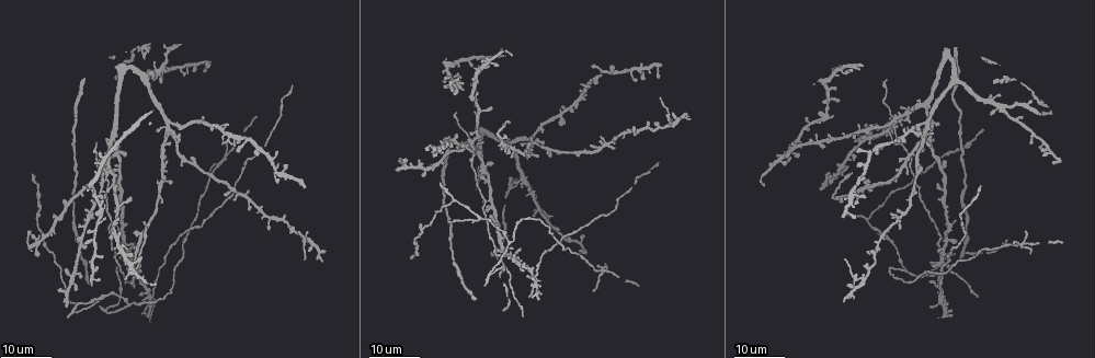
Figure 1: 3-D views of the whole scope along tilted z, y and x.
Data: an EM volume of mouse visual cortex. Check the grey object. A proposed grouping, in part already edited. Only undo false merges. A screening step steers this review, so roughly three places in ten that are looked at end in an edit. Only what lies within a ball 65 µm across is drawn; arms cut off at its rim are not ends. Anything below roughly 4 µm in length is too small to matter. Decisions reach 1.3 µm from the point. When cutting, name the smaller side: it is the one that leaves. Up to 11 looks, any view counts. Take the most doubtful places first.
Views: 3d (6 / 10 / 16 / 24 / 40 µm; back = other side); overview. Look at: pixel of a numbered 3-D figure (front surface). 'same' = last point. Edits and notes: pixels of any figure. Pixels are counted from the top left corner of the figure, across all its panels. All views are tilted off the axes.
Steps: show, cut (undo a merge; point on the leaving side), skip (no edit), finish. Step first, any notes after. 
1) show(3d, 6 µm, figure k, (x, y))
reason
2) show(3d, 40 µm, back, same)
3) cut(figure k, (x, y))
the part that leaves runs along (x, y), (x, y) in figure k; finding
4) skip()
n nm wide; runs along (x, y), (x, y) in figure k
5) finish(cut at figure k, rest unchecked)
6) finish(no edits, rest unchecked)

show(3d, 16 µm, figure 1, (600, 275))
four-way junction

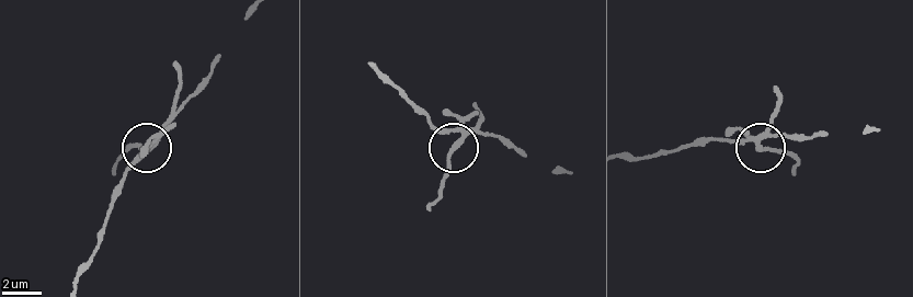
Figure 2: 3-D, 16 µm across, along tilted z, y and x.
show(3d, 10 µm, figure 2, (756, 147))
zoom in

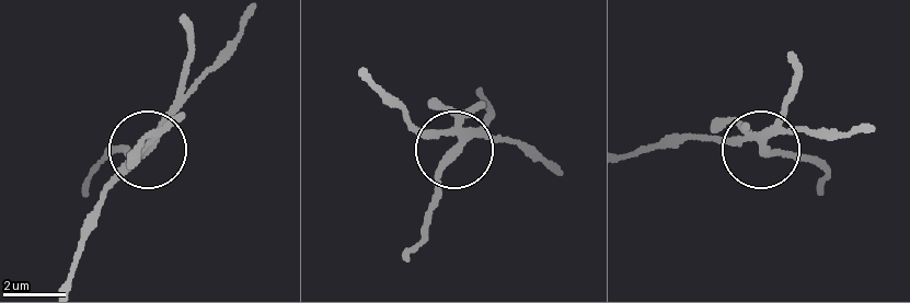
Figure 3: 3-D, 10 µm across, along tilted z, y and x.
cut(figure 3, (451, 162))
220 nm wide; the part that leaves runs along (464, 136), (421, 240), (406, 256) in figure 3; a second neuron is stuck on

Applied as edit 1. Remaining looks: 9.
show(3d, 16 µm, figure 1, (891, 116))
four or more arms meet

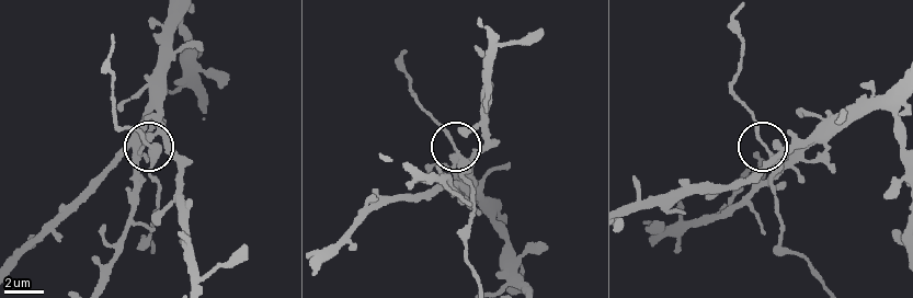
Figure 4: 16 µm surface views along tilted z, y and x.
show(3d, 6 µm, figure 4, (455, 151))
zoom in

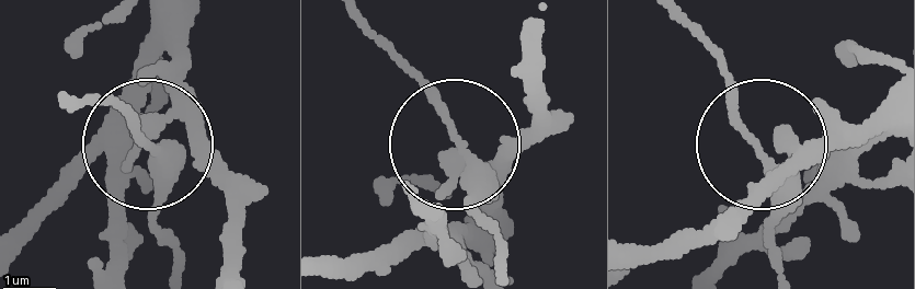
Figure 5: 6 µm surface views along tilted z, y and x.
skip()
runs along (126, 203), (149, 232), (155, 159), (119, 110), (76, 96) in figure 5; one neuron here

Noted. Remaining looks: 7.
show(3d, 24 µm, figure 1, (860, 280))
arms part here

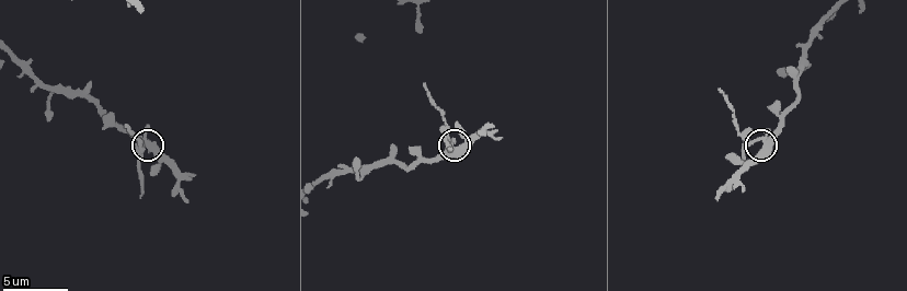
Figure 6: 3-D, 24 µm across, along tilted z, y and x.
show(3d, 10 µm, figure 6, (757, 137))
zoom in

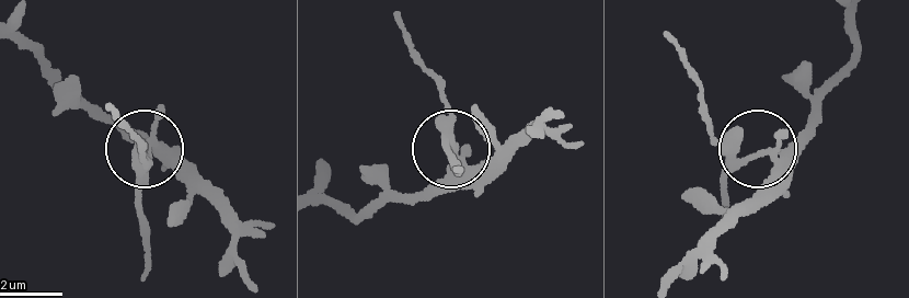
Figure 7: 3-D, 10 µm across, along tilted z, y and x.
cut(figure 7, (137, 174))
280 nm wide; the part that leaves runs along (150, 147), (145, 160), (138, 136), (107, 109) in figure 7; a second neuron is stuck on

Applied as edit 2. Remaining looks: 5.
show(3d, 24 µm, figure 1, (507, 271))
four arms meet

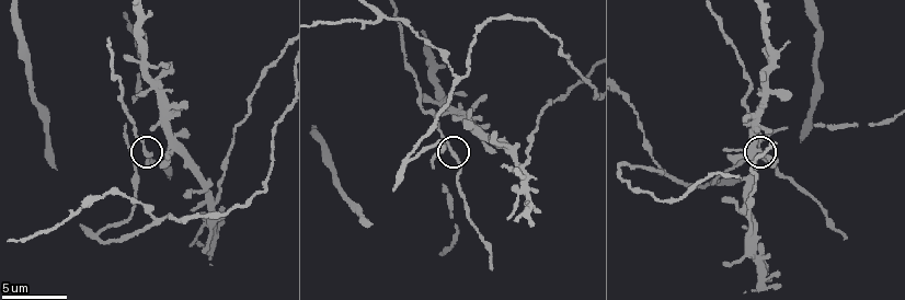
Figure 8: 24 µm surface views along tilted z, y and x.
show(3d, 6 µm, figure 8, (453, 150))
closer look

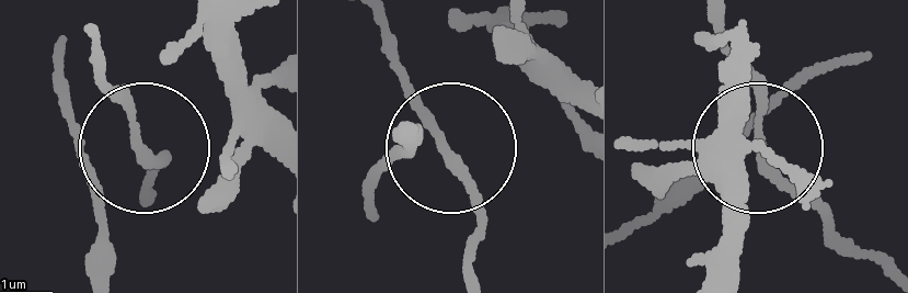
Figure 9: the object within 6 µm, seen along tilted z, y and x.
skip()
side arm 11 µm; runs along (376, 20), (474, 210), (470, 272) in figure 9; all the same neuron

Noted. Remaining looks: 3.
show(3d, 16 µm, figure 1, (534, 195))
four or more arms meet

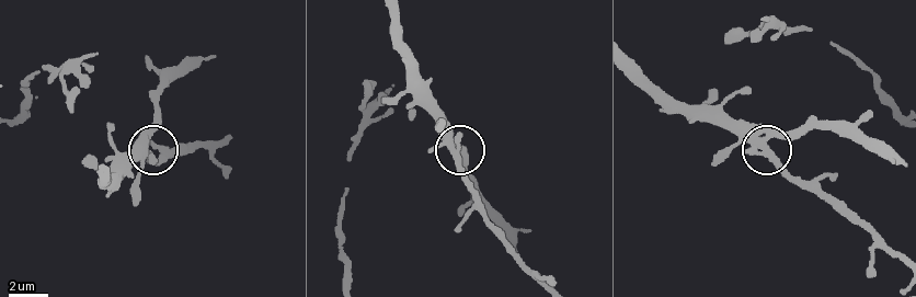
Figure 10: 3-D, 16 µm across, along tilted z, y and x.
show(3d, 6 µm, figure 10, (762, 143))
closer look

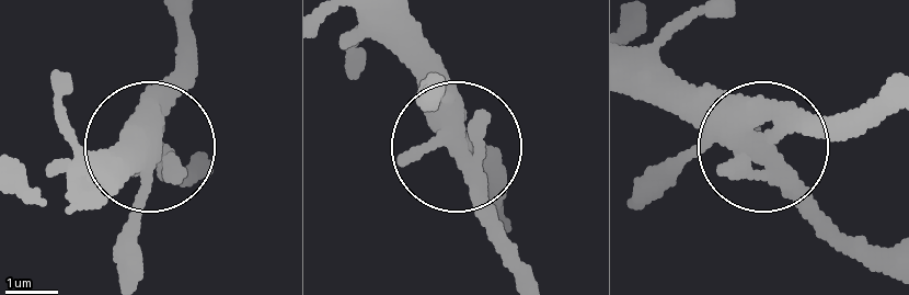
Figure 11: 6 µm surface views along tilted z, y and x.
skip()
5 arms; runs along (634, 63), (772, 144), (827, 131), (875, 97) in figure 11; continuous, no second neuron

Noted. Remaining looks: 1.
finish(cut at figure 3, cut at figure 7, rest unchecked)

